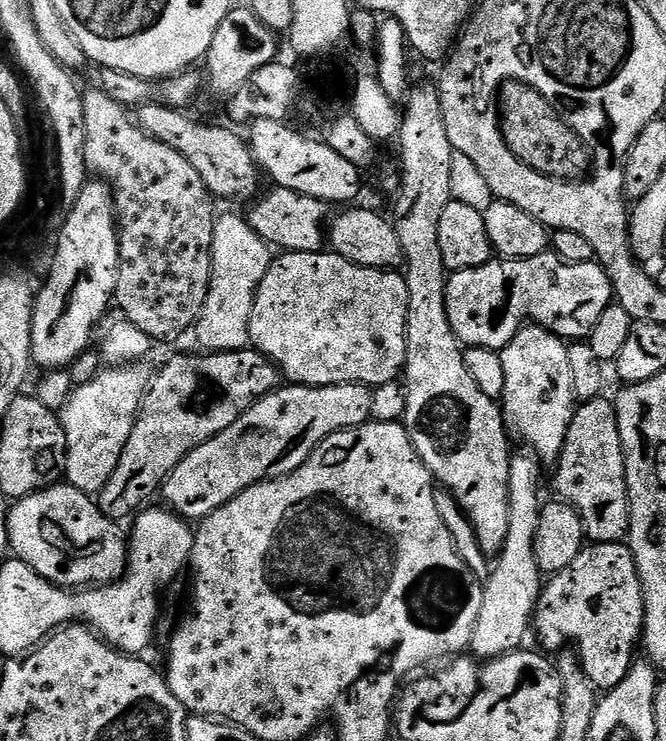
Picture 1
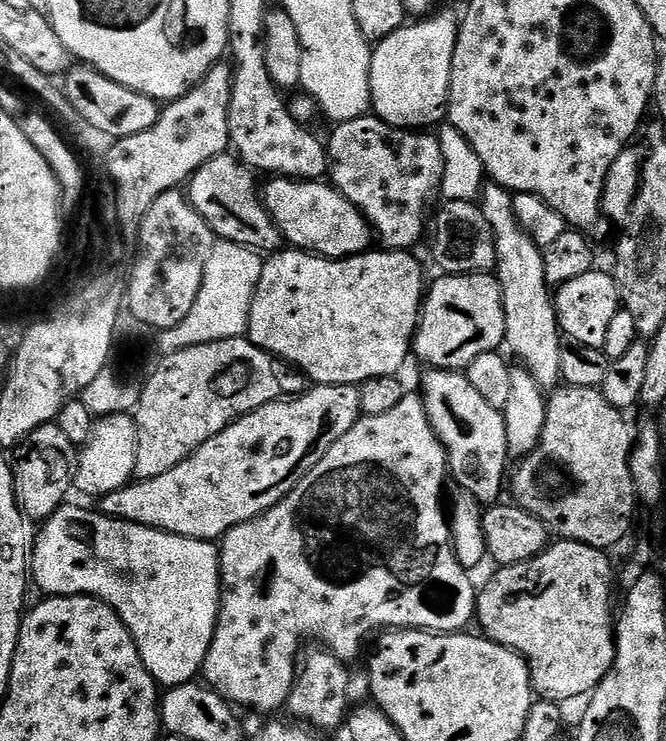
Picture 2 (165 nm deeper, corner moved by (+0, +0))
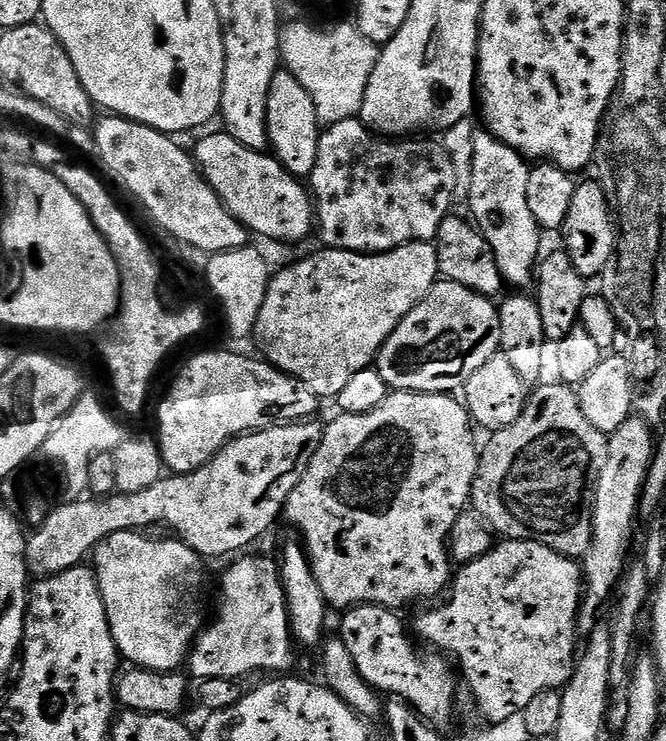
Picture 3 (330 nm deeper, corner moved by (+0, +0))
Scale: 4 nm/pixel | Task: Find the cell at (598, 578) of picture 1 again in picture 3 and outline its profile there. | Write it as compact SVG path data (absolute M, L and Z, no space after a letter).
M501 539L499 543L492 547L486 554L474 562L463 565L453 575L450 587L447 589L446 597L448 601L440 604L437 608L432 608L429 612L424 612L416 620L415 635L421 641L429 640L433 644L433 649L447 654L449 657L456 656L455 663L458 665L459 675L468 683L468 688L472 691L472 696L476 699L476 708L480 711L482 719L489 725L502 722L508 715L523 712L524 707L529 704L534 697L543 692L563 689L568 679L572 676L572 671L576 669L578 659L578 621L580 618L580 601L584 593L584 574L581 565L573 557L563 556L560 552L555 552L550 546L539 544L533 540L509 540Z

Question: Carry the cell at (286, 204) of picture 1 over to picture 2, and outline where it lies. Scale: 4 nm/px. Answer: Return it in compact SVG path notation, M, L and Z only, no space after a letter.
M235 155L215 156L187 181L186 195L217 238L254 248L261 254L271 254L281 247L282 237L264 206L256 179L257 173Z

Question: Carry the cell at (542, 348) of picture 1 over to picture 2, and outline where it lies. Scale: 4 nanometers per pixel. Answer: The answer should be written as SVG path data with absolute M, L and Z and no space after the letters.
M488 182L479 201L496 239L494 275L500 281L500 290L504 294L504 344L513 357L516 355L520 359L517 361L532 375L534 382L538 382L540 389L552 390L561 383L562 333L556 320L554 296L546 282L543 251L528 237L526 230L518 226L512 198L513 193L507 188Z

